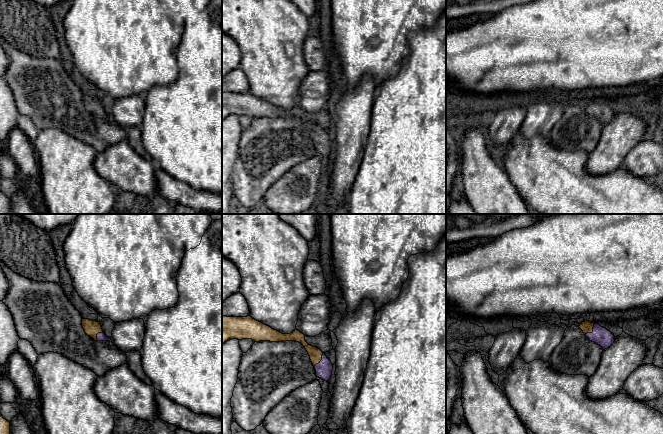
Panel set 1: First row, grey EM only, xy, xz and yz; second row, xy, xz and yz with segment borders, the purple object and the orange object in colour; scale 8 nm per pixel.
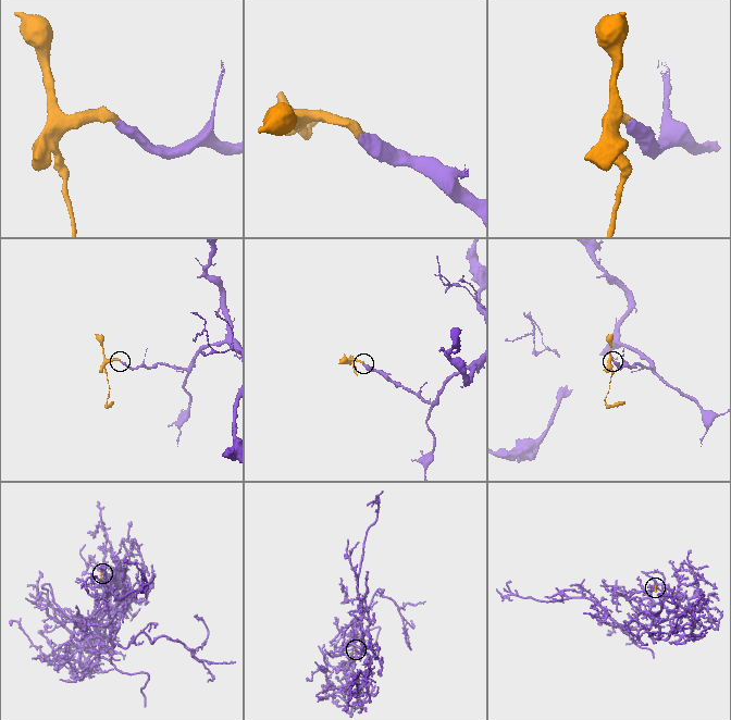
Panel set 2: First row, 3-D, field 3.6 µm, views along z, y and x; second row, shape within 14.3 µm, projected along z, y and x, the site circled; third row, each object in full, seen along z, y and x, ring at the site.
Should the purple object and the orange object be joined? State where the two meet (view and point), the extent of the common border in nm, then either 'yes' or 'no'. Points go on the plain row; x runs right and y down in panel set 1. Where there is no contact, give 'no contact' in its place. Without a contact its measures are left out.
meets purple in xz at (321, 136); contact 140 nm long; yes

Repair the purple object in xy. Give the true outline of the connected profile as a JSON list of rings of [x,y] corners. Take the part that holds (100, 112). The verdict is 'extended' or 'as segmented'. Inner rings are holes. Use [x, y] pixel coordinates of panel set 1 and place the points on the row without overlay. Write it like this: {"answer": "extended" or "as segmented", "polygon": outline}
{"answer": "extended", "polygon": [[[82,95],[82,102],[85,109],[93,114],[95,117],[109,117],[112,118],[111,114],[108,114],[102,106],[100,98],[92,97],[89,95]]]}

